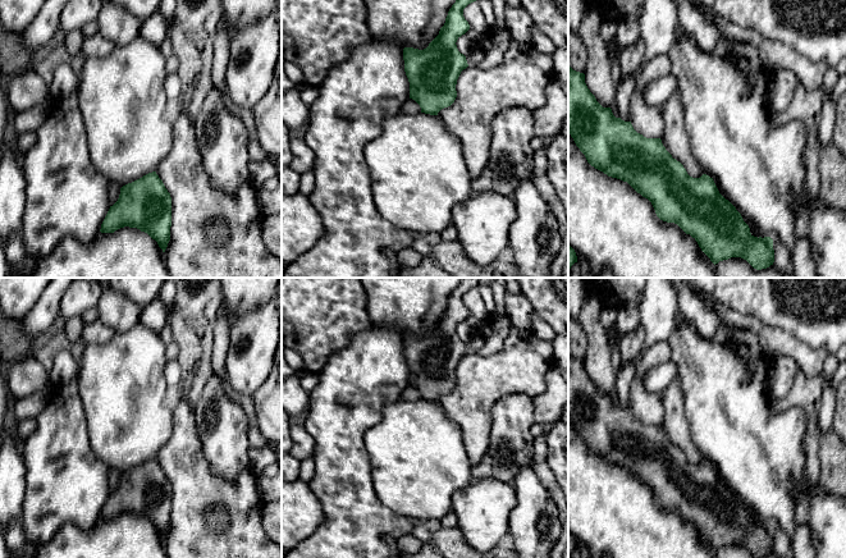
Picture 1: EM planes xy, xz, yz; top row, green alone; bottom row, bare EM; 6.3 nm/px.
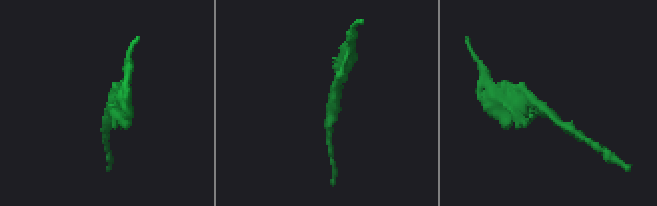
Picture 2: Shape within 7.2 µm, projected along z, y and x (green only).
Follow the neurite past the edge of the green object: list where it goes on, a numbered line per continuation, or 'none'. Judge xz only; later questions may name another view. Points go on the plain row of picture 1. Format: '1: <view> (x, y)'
none

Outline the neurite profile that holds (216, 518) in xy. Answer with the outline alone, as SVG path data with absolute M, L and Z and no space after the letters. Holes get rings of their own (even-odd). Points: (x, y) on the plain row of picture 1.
M215 506L205 512L204 520L210 532L220 534L229 526L229 512L223 506Z

